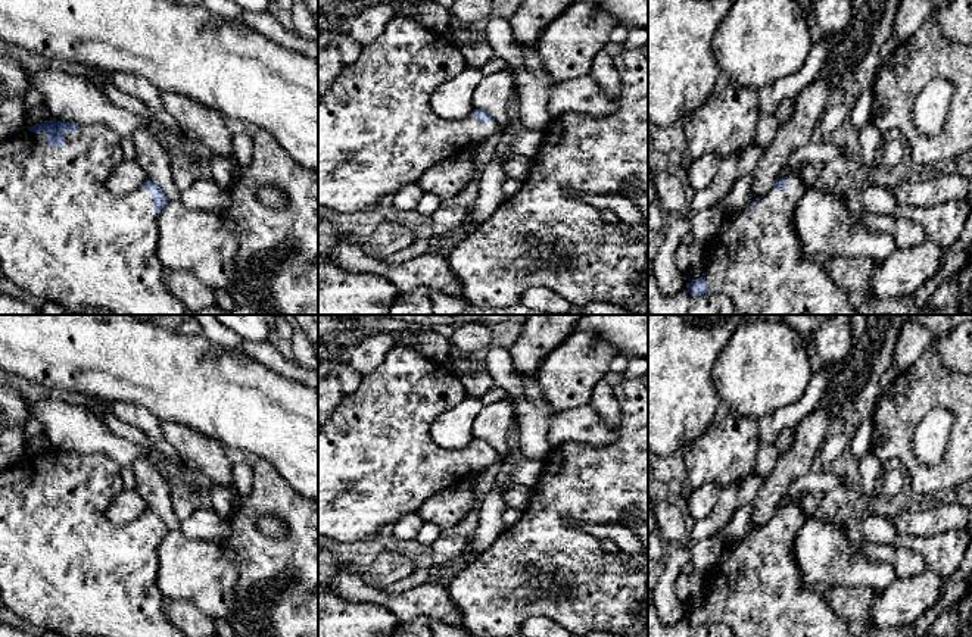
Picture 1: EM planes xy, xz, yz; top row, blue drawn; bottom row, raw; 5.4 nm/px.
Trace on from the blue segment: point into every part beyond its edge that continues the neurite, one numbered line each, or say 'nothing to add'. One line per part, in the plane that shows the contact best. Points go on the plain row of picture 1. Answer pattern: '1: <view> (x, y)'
1: xy (65, 567)

